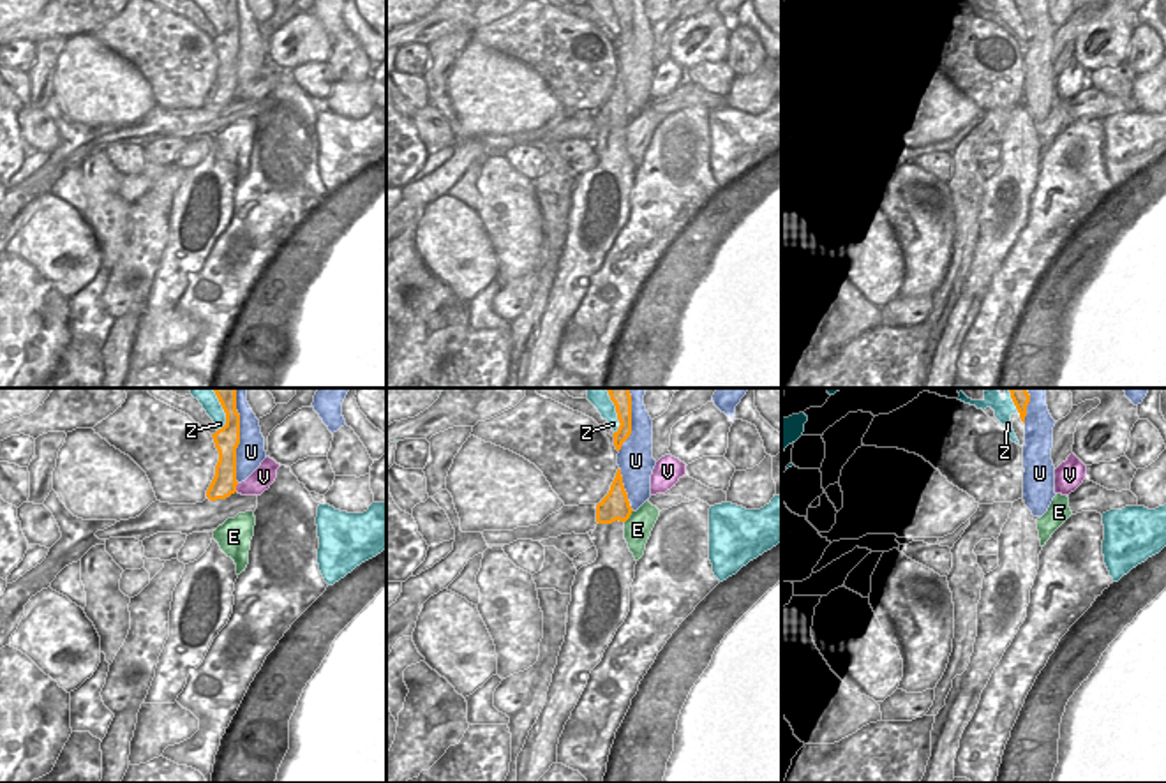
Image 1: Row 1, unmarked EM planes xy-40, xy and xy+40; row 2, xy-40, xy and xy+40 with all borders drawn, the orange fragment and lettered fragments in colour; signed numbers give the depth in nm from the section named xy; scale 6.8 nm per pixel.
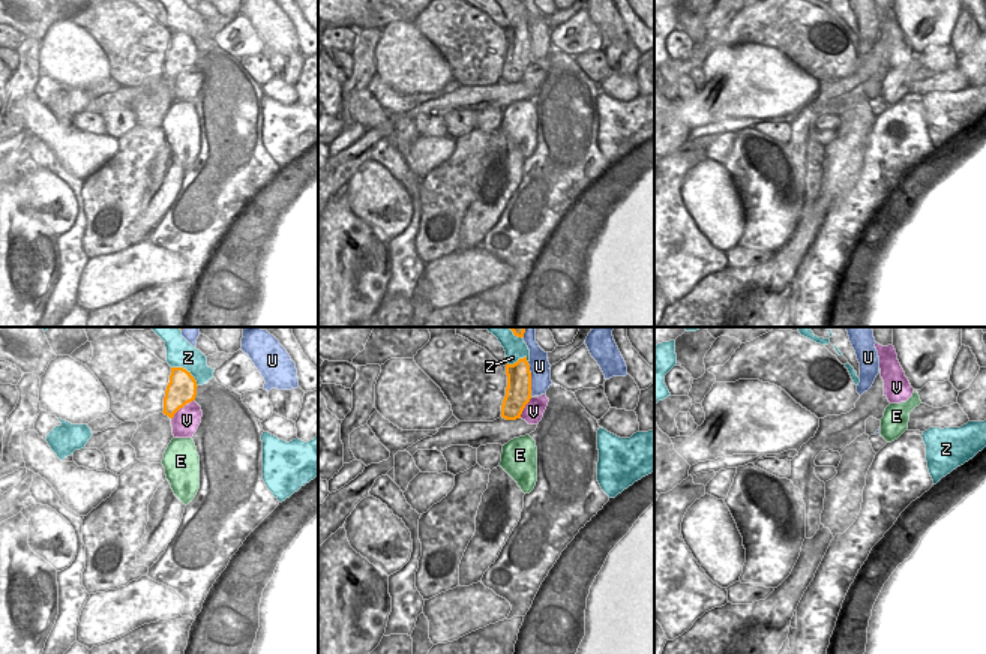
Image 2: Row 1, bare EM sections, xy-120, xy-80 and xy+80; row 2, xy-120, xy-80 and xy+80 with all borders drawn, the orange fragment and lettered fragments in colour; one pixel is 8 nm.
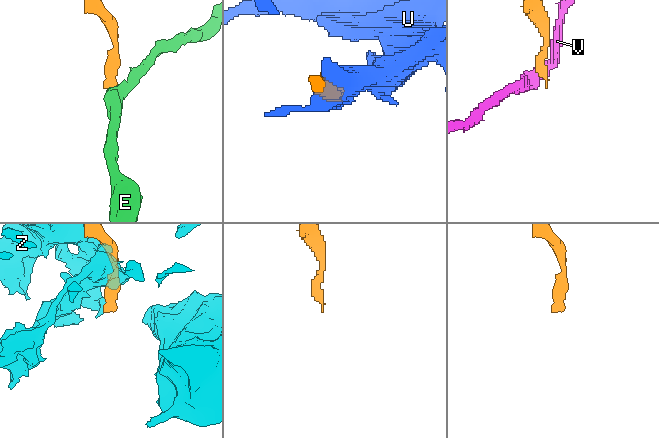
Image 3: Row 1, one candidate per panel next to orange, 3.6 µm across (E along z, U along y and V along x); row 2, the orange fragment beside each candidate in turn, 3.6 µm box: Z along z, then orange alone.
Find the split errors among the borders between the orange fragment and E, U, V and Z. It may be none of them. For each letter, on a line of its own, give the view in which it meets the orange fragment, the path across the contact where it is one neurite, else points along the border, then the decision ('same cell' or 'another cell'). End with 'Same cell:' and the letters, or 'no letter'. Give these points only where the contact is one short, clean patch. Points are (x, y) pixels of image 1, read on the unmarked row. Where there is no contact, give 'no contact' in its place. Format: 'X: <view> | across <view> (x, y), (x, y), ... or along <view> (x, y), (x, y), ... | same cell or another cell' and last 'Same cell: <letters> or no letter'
E: xy | along xy (632, 115), (625, 127) | another cell
U: xy-40 | another cell
V: xy-40 | along xy-40 (239, 89), (235, 96) | another cell
Z: xy | another cell
Same cell: no letter

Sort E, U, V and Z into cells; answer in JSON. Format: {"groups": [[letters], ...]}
{"groups": [["E"], ["U"], ["V"], ["Z"]]}

